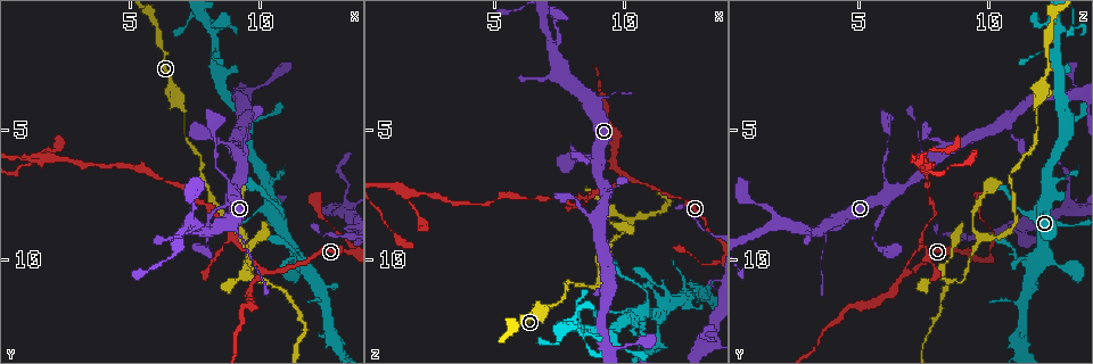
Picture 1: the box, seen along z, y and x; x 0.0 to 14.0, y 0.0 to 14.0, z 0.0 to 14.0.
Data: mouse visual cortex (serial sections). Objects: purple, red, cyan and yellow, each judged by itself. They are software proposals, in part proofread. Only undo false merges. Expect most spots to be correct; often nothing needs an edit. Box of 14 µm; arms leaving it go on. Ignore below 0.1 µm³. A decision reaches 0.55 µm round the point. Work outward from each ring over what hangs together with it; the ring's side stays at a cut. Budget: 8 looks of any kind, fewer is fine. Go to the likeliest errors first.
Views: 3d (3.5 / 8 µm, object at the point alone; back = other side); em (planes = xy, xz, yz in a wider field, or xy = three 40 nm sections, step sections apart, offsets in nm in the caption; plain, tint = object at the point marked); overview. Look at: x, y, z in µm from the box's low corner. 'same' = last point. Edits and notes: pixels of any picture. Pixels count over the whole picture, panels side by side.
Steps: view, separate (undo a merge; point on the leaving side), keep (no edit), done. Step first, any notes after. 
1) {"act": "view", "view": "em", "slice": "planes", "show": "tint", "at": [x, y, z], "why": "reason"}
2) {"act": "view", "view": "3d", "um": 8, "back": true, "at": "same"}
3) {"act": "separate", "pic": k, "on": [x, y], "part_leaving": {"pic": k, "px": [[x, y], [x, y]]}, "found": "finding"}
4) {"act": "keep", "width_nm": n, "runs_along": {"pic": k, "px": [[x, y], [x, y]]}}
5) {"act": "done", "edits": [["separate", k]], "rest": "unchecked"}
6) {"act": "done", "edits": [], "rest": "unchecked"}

{"act": "view", "view": "3d", "um": 3.5, "at": [1.9, 6.1, 7.5], "why": "abrupt turn"}

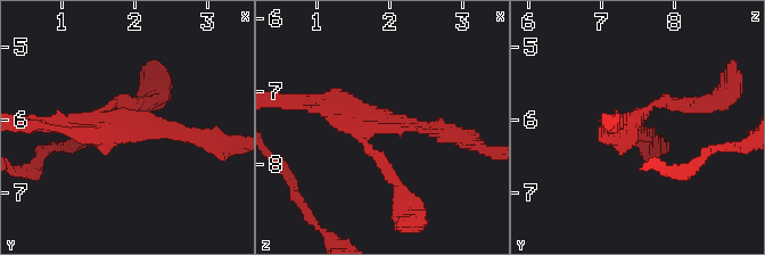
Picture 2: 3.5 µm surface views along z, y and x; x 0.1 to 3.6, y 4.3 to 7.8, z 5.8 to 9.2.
{"act": "view", "view": "em", "slice": "xy", "step": 5, "show": "tint", "at": [1.85, 6.15, 7.45], "why": "shape alone is not enough"}

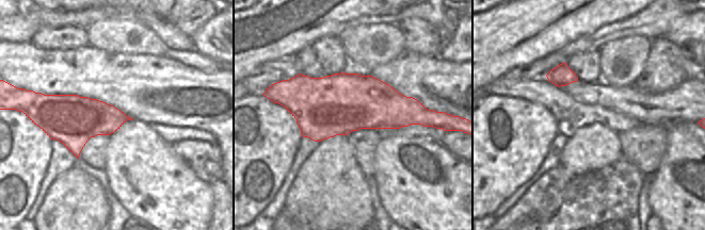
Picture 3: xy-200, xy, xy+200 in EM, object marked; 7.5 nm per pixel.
{"act": "keep", "width_nm": 460, "runs_along": {"pic": 2, "px": [[452, 136], [309, 109]]}, "found": "one cell here"}

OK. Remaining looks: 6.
{"act": "view", "view": "3d", "um": 3.5, "at": [10.2, 10.9, 8.6], "why": "three-way junction"}

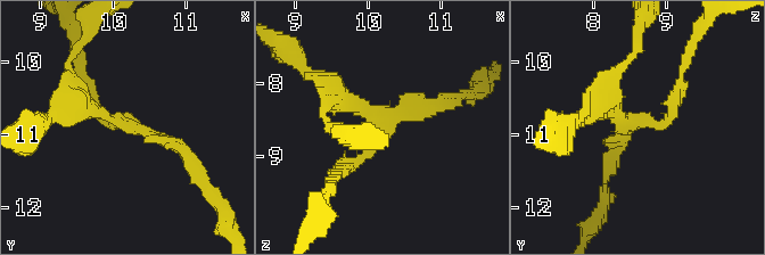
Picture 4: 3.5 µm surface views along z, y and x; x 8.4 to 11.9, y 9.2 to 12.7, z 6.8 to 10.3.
{"act": "view", "view": "em", "slice": "xy", "step": 1, "show": "tint", "at": [10.20, 10.80, 8.60], "arms": 3, "arm_widths_nm": [200, 200, 250], "why": "now the EM"}

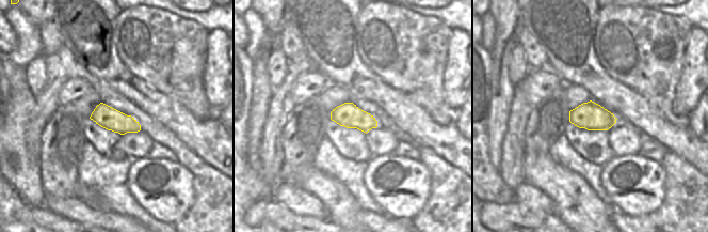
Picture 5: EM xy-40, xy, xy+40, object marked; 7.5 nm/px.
{"act": "keep", "runs_along": {"pic": 4, "px": [[340, 166], [383, 125], [329, 84]]}, "found": "all the same cell"}

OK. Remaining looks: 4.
{"act": "view", "view": "3d", "um": 3.5, "at": [10.5, 8.1, 12.0], "why": "thick turns thin"}

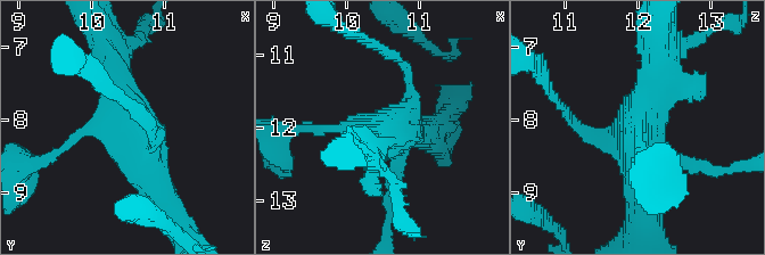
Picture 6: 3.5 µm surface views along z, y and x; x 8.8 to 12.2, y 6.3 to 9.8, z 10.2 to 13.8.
{"act": "view", "view": "em", "slice": "xy", "step": 3, "show": "tint", "at": "same"}

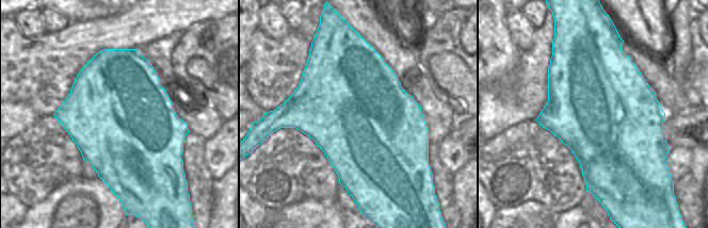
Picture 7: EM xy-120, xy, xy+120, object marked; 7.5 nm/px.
{"act": "keep", "runs_along": {"pic": 6, "px": [[81, 133], [116, 120], [172, 218]]}, "found": "all the same cell"}

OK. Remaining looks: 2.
{"act": "done", "edits": [], "rest": "unchecked"}

